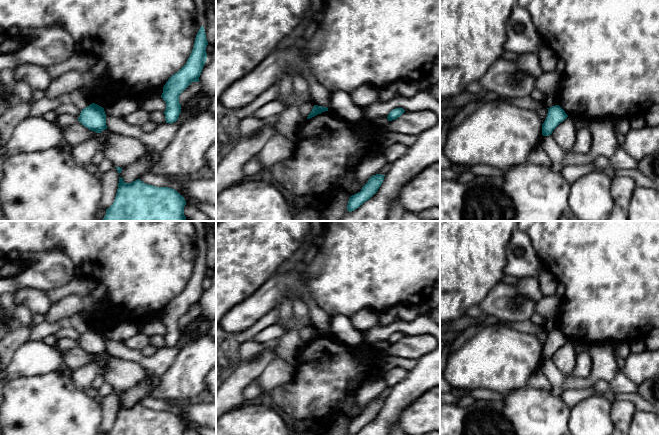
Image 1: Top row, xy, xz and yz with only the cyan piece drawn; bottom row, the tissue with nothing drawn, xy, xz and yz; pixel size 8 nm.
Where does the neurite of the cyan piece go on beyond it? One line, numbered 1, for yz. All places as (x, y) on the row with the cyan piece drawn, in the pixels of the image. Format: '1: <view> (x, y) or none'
1: none

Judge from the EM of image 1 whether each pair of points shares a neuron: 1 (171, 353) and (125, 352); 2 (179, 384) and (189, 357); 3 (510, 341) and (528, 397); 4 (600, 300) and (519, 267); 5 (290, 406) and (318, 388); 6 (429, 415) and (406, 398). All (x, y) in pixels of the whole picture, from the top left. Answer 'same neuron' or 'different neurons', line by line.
1: same neuron
2: same neuron
3: different neurons
4: different neurons
5: same neuron
6: different neurons

